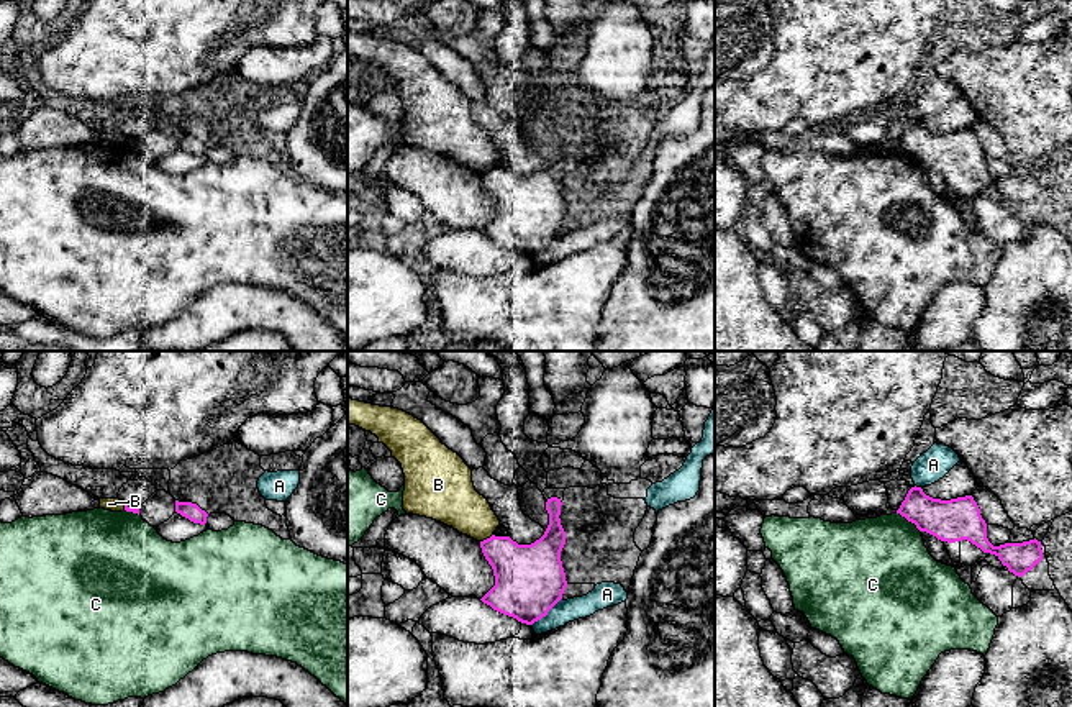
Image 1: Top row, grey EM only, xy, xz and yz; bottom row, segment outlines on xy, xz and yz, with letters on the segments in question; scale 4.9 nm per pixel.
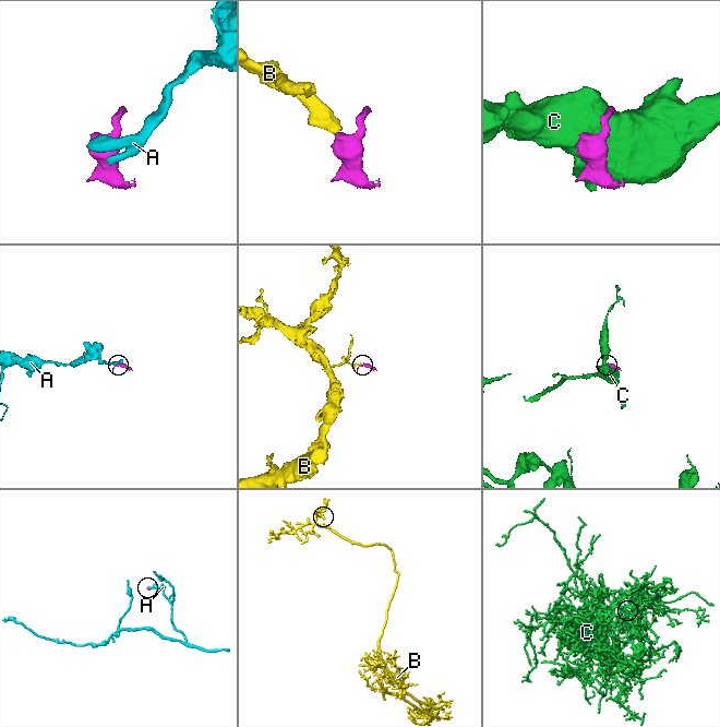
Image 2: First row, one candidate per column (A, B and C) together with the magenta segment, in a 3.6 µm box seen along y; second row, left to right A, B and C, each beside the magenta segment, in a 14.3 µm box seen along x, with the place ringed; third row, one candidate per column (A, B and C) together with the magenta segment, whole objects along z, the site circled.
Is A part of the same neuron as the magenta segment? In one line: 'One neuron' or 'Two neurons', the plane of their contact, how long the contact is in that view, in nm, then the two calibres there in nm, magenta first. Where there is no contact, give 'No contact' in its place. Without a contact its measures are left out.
Two neurons. Touches magenta in xz. Shared border 200 nm. Thickness 340 nm (magenta) against 110 nm

